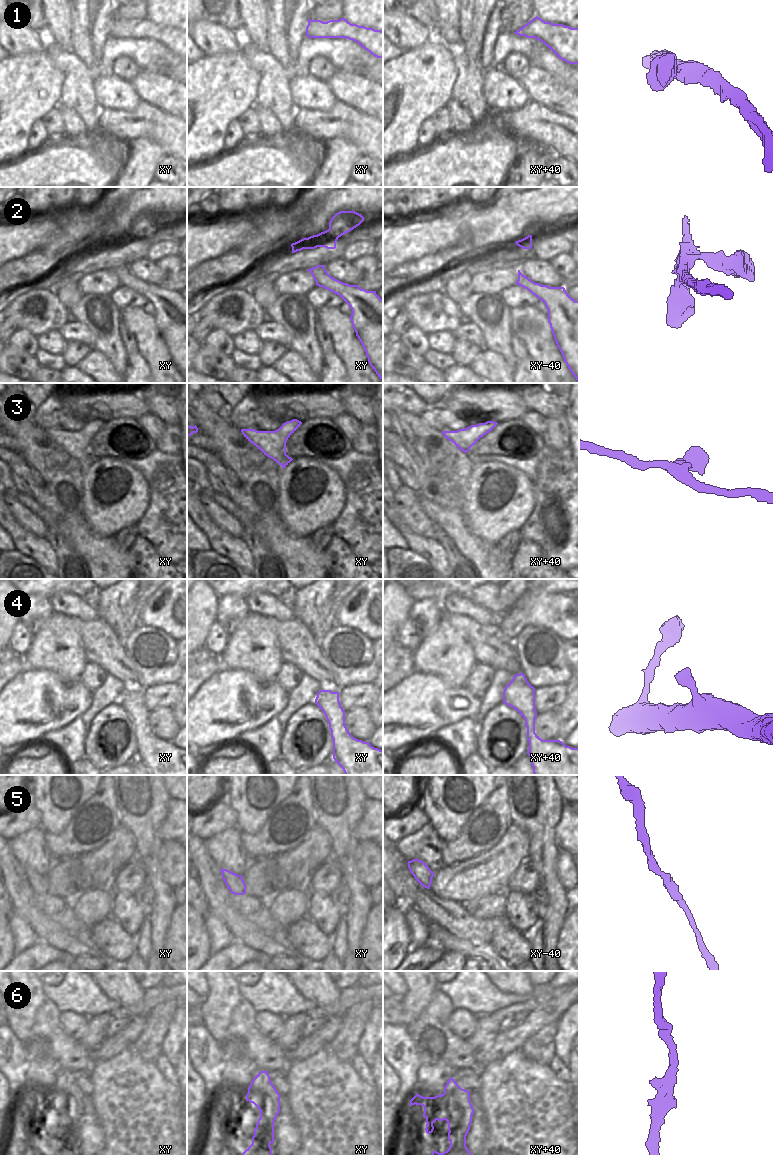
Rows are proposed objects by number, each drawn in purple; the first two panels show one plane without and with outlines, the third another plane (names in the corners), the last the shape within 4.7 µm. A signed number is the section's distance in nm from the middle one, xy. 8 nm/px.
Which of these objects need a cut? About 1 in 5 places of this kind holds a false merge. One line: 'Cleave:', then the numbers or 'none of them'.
Cleave: none of them

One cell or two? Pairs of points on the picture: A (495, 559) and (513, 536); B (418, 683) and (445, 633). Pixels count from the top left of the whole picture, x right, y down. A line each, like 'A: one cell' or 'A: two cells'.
A: two cells
B: two cells

